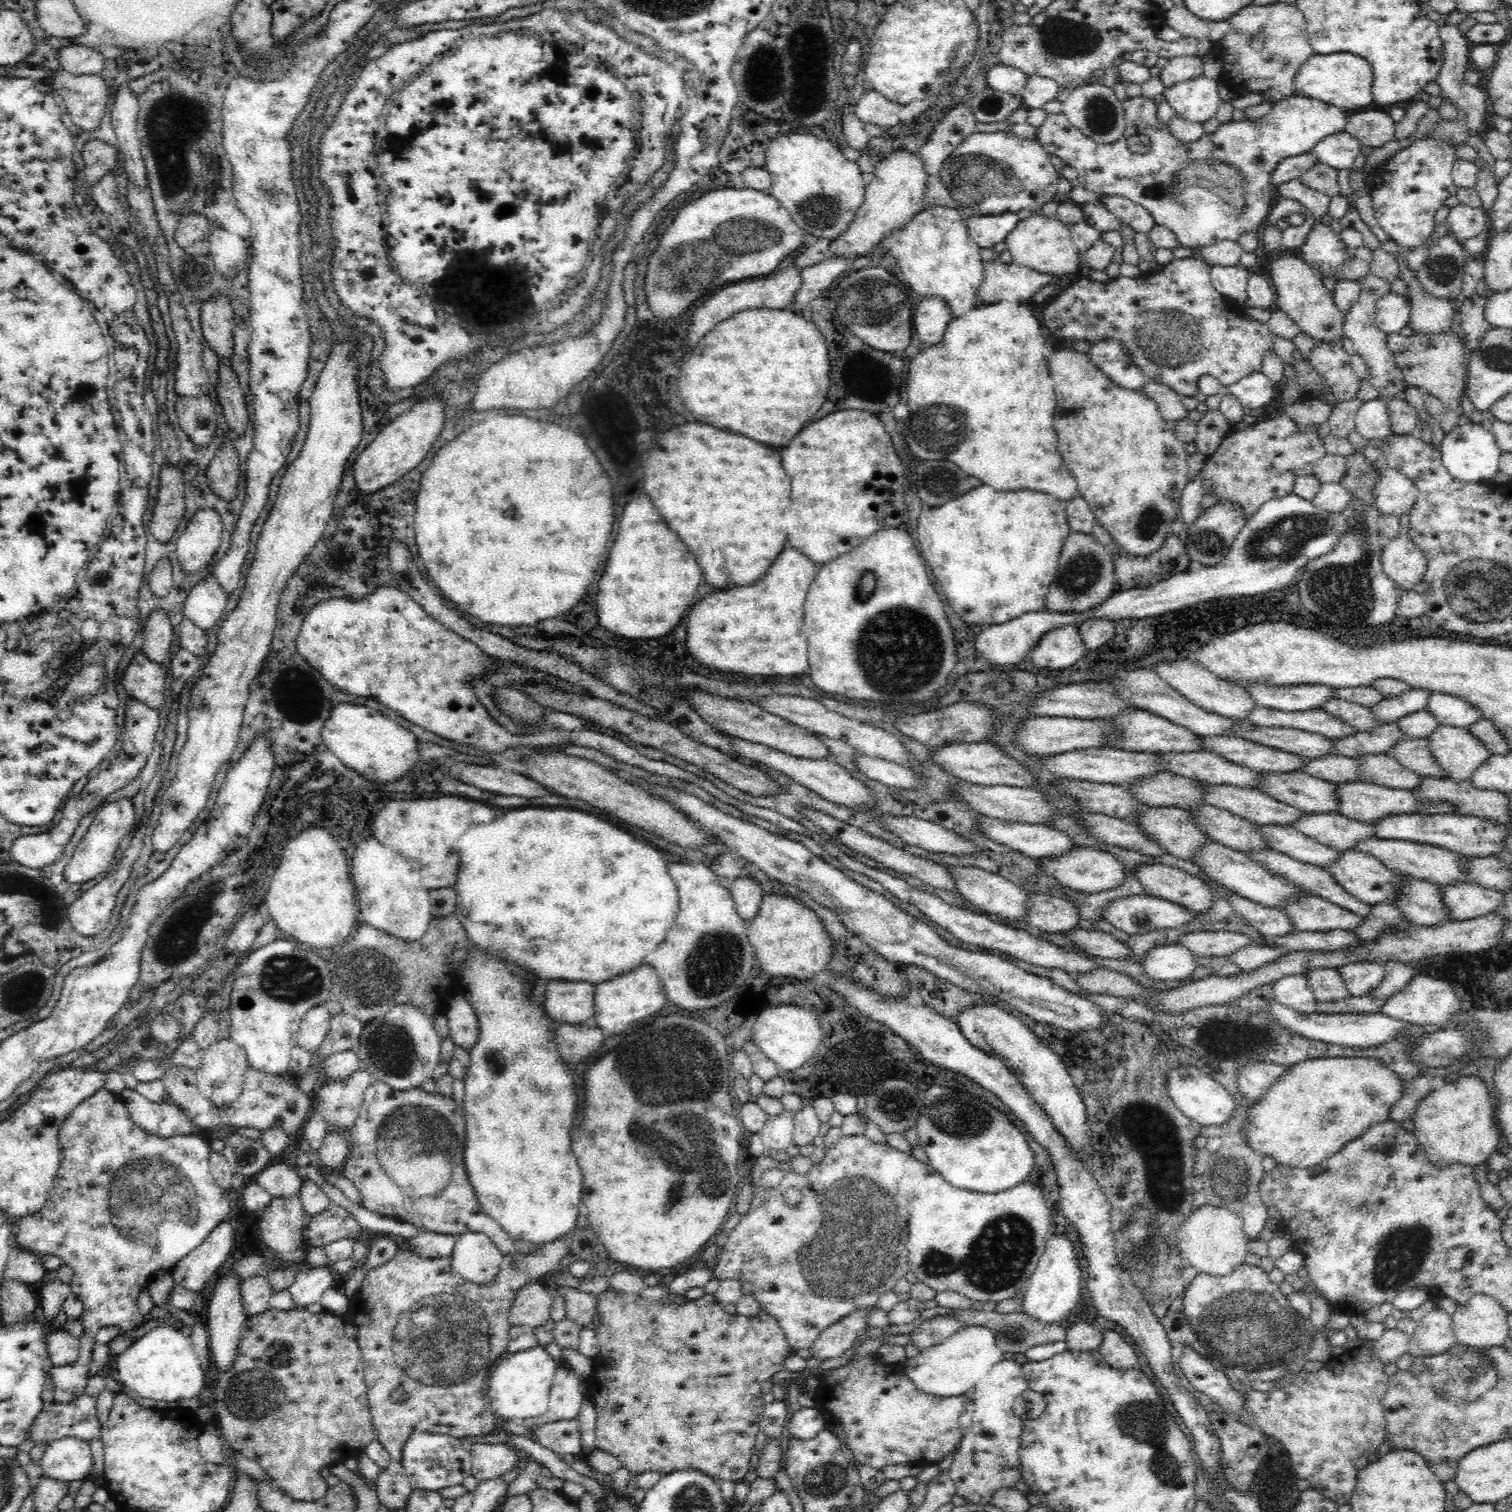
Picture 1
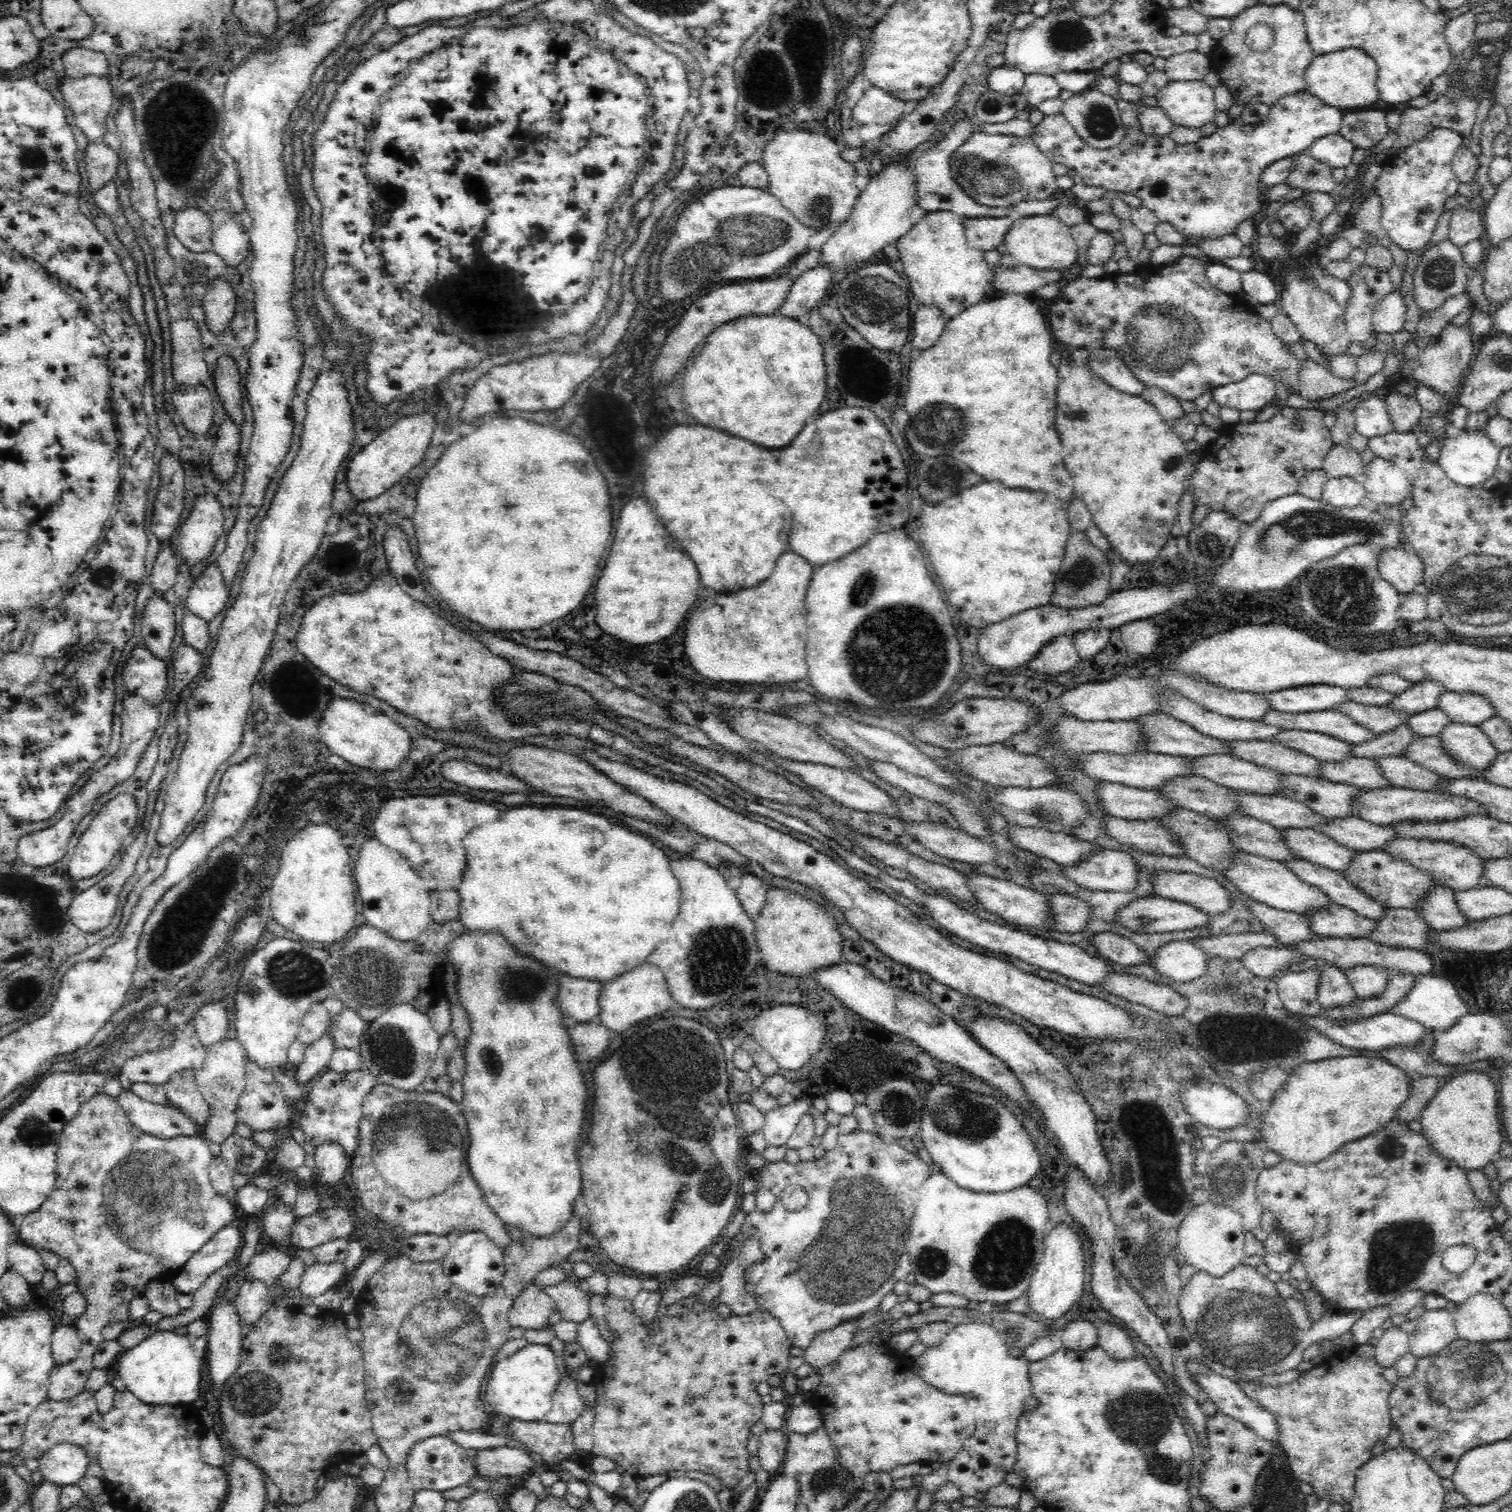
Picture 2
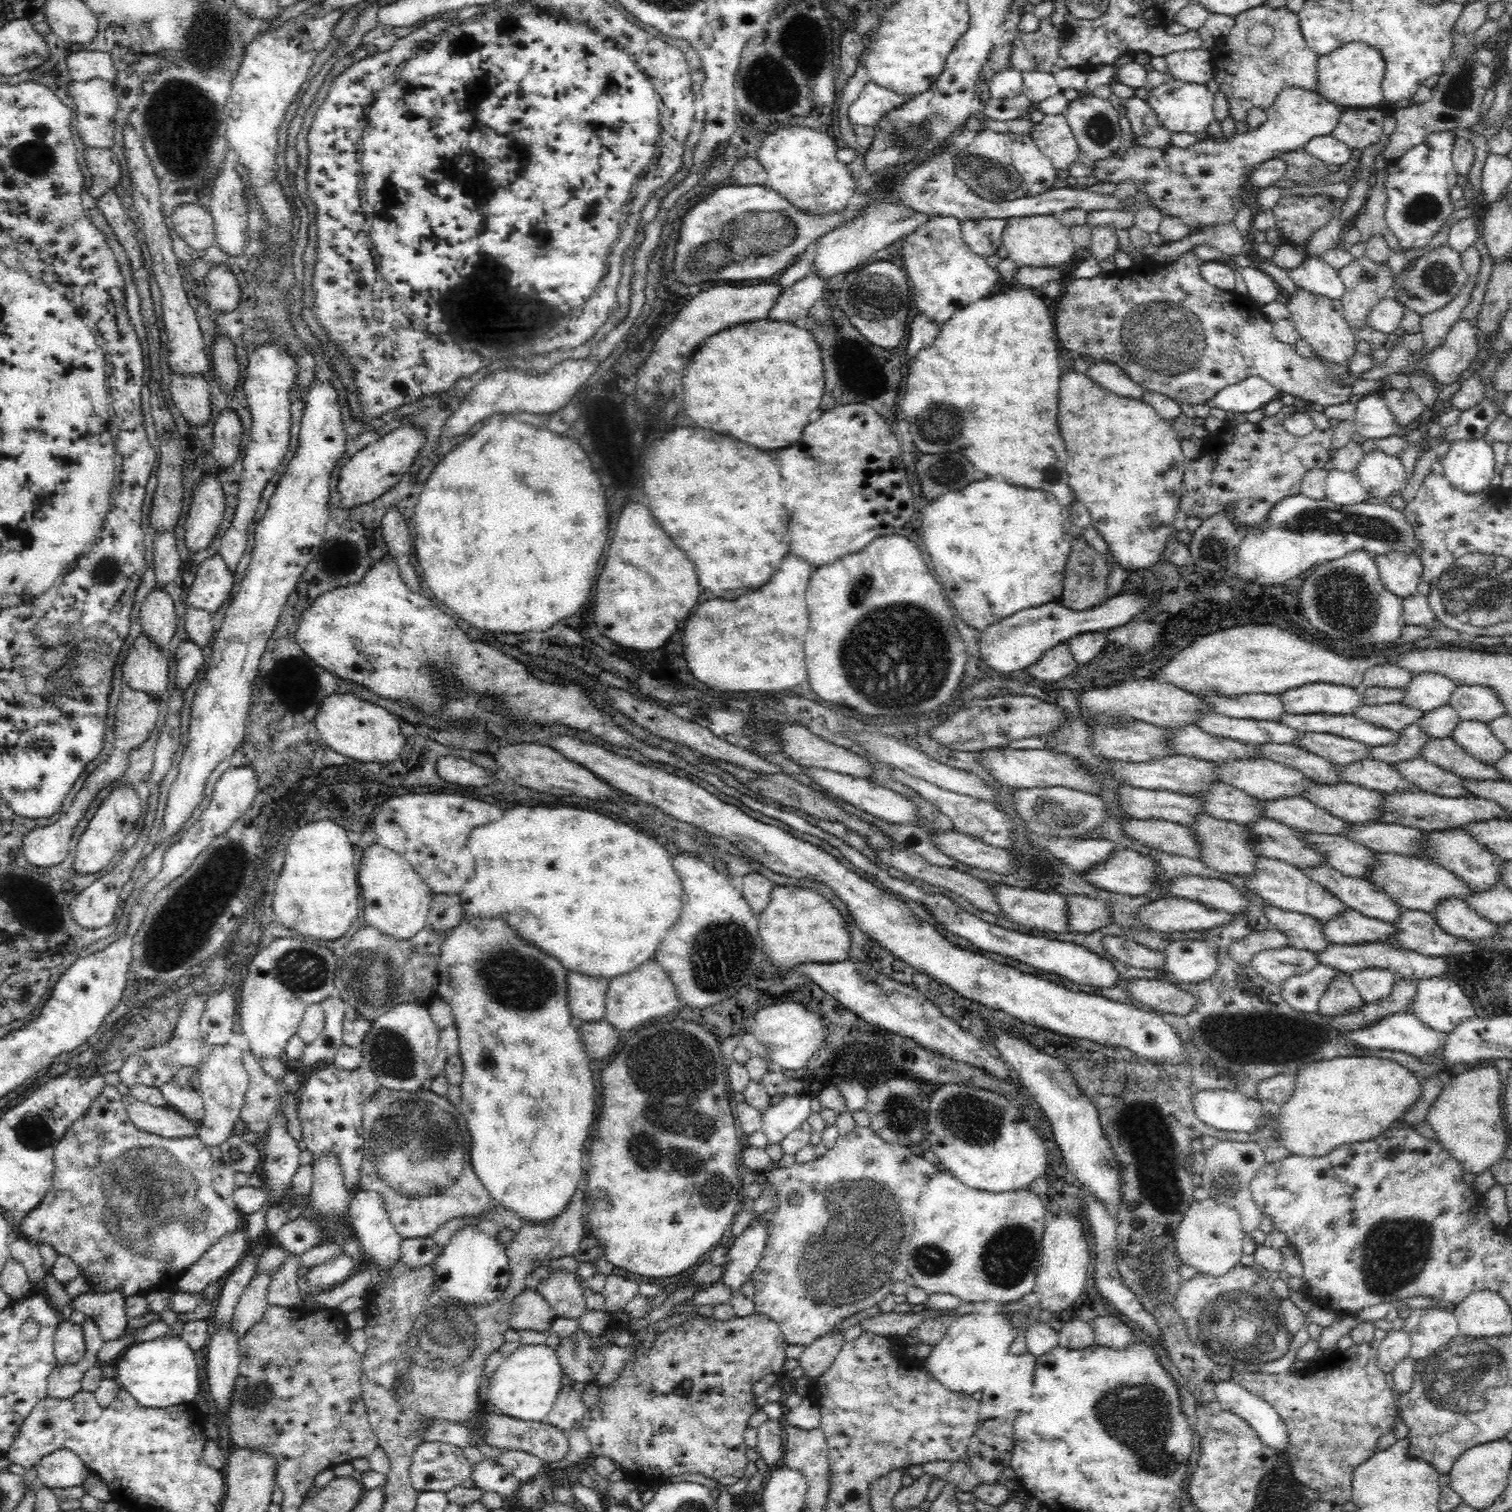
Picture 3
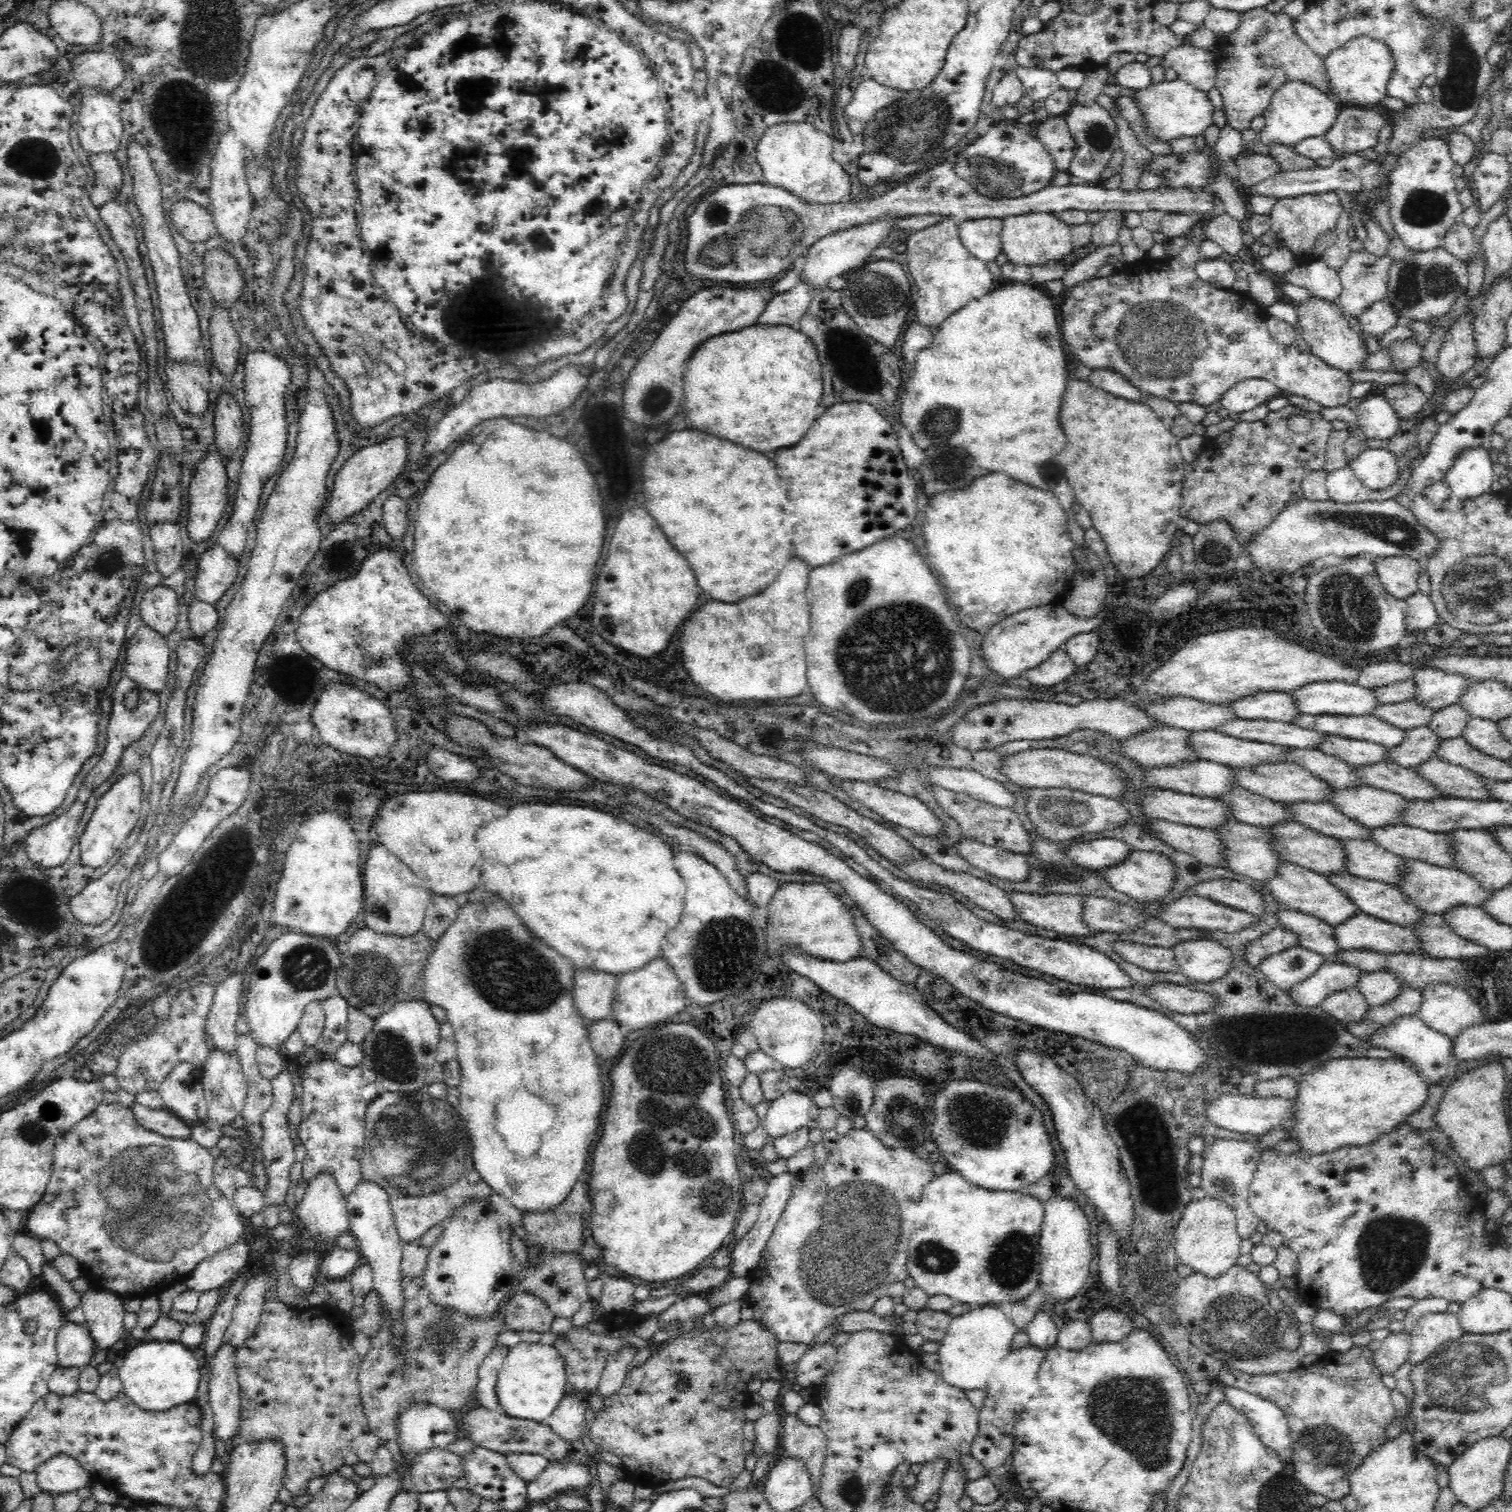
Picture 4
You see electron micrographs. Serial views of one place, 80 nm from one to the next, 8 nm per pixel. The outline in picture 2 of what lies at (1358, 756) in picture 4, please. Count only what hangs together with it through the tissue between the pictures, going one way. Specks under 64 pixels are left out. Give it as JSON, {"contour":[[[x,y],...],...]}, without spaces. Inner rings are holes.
{"contour":[[[1281,729],[1278,734],[1274,732],[1272,738],[1264,740],[1274,741],[1323,762],[1338,762],[1350,756],[1350,744],[1317,732]]]}

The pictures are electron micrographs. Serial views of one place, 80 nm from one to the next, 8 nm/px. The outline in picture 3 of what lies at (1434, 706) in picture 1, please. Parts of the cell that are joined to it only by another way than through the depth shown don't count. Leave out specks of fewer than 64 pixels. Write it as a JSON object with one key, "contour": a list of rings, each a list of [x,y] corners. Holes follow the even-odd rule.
{"contour":[[[1485,686],[1456,687],[1450,692],[1446,705],[1454,708],[1460,721],[1488,723],[1507,714],[1495,691]]]}

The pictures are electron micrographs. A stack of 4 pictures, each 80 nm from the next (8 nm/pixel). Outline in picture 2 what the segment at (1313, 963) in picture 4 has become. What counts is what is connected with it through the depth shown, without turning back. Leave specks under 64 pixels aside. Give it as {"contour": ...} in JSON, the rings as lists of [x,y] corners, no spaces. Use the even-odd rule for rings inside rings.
{"contour":[[[1261,947],[1246,952],[1240,960],[1250,973],[1263,980],[1272,978],[1276,972],[1282,972],[1288,964],[1304,958],[1304,955],[1286,947]]]}

